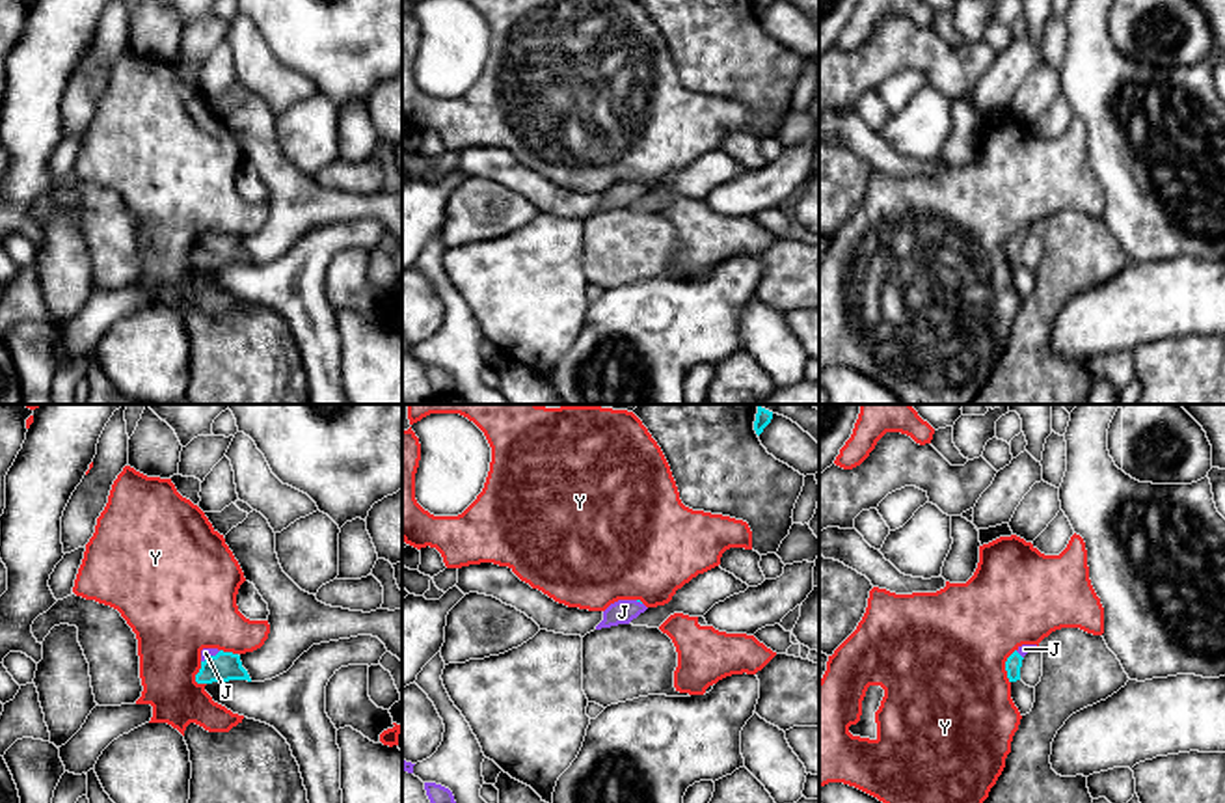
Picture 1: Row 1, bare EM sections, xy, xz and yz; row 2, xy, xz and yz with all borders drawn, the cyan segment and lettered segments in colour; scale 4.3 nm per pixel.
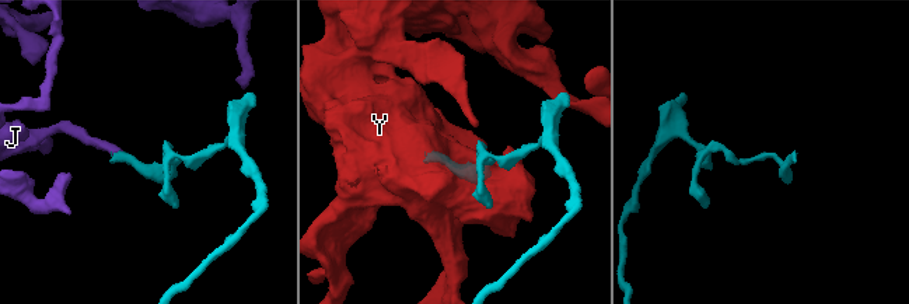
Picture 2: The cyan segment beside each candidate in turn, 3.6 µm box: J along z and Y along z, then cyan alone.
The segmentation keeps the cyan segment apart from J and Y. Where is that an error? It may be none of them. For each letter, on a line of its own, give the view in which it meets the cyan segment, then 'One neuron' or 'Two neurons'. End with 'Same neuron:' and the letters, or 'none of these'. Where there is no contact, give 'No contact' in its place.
J: Touches cyan in xy. One neuron
Y: Touches cyan in yz. Two neurons
Same neuron: J

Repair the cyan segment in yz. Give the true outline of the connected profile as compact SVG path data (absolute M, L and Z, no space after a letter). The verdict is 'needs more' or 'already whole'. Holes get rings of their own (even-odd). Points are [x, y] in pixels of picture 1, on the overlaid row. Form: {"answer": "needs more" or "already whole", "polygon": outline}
{"answer": "needs more", "polygon": "M1022 645L1018 646L1005 661L1005 671L1007 671L1007 678L1009 682L1016 682L1020 680L1020 667L1022 667L1022 660L1024 656L1033 650L1037 645Z"}

